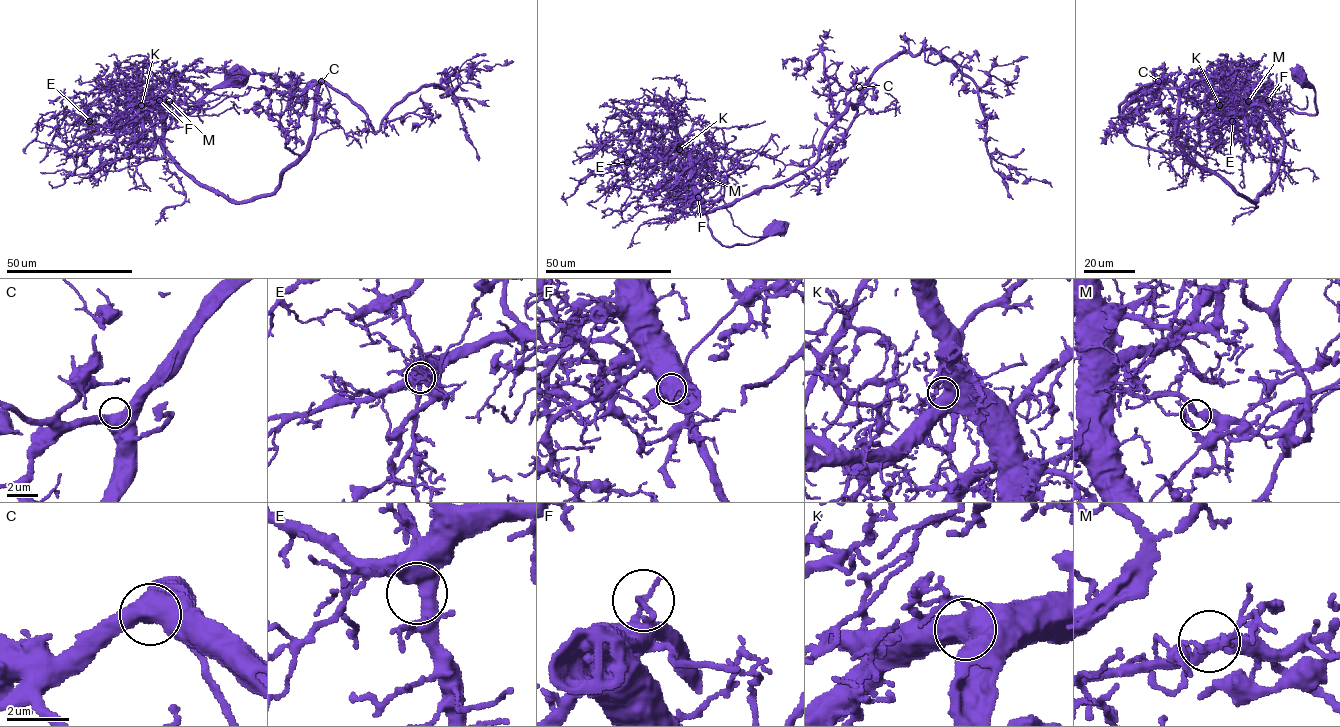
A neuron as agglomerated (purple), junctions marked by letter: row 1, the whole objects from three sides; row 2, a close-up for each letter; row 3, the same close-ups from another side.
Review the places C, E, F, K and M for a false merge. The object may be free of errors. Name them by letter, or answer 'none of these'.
F

